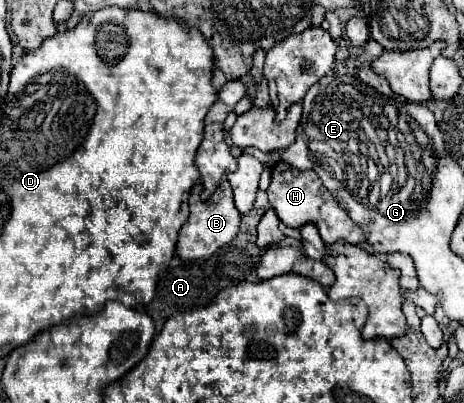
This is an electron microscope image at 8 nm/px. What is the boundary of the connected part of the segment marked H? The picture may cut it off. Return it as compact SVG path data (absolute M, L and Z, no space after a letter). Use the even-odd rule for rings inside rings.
M279 161L273 167L271 185L267 189L267 195L269 195L271 207L275 209L275 213L279 215L279 219L287 227L299 229L305 223L315 223L319 233L321 233L321 239L325 243L335 243L339 239L343 239L347 243L353 243L353 245L363 243L363 231L337 205L335 197L323 187L323 183L321 183L321 179L317 177L315 171L297 171L297 169L291 169L287 163Z

